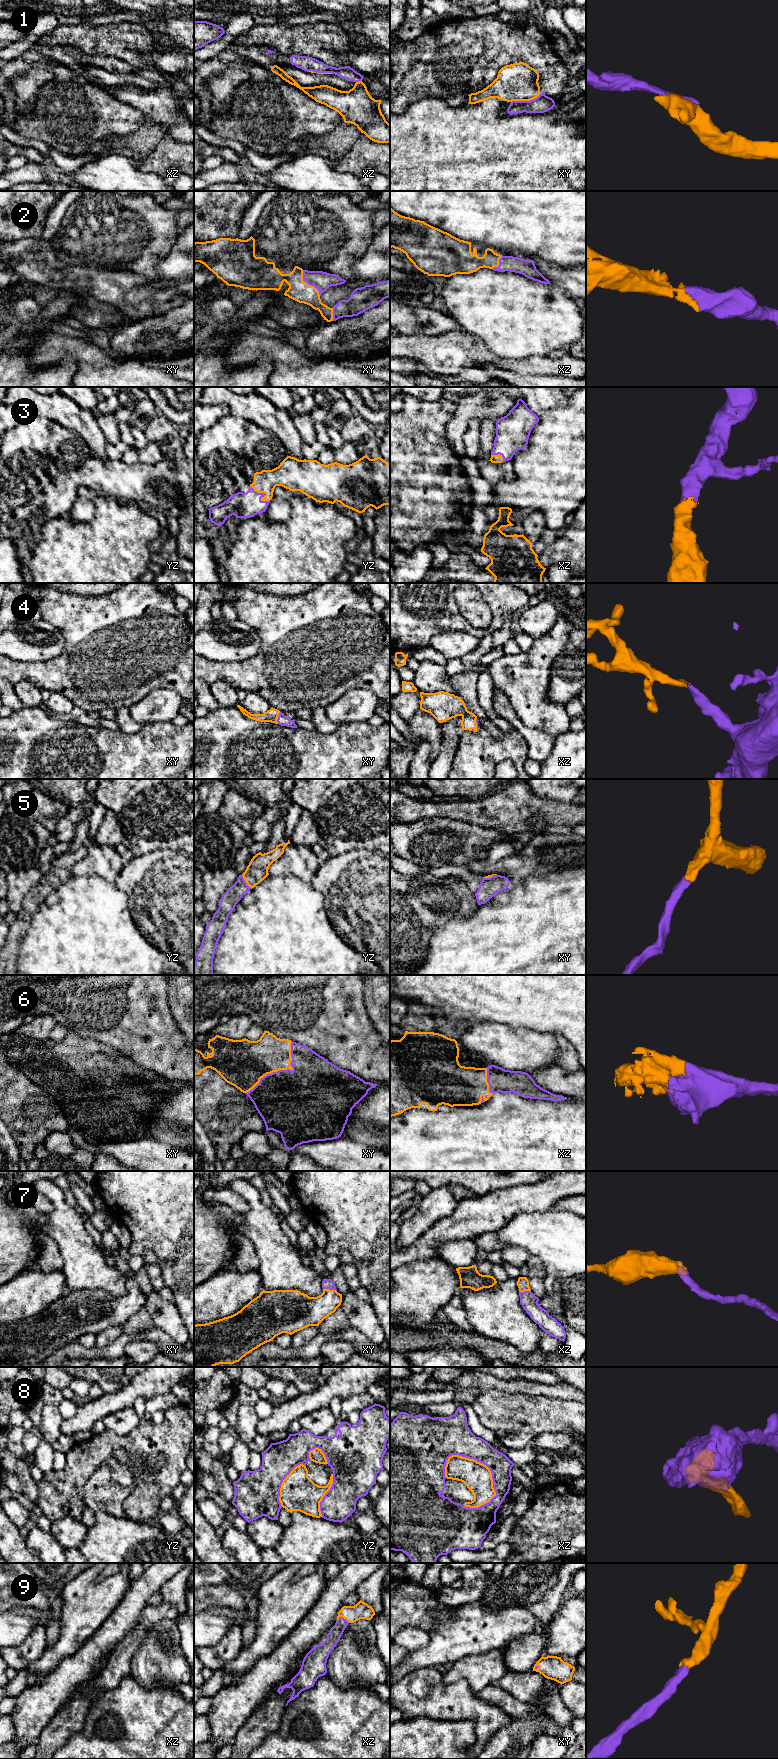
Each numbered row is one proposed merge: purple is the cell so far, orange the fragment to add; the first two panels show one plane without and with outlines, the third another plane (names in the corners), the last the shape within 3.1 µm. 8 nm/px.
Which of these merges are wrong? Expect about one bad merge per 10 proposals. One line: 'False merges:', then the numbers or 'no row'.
False merges: 8

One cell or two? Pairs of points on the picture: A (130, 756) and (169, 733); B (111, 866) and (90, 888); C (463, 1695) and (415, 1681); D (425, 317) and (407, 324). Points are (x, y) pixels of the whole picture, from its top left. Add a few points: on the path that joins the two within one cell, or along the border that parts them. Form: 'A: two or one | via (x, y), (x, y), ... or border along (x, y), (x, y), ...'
A: one | via (140, 756), (144, 756), (159, 743)
B: two | border along (78, 875), (99, 875), (110, 882), (114, 882)
C: one | via (450, 1695), (445, 1695), (436, 1683), (428, 1682)
D: one | via (421, 320), (411, 321)

